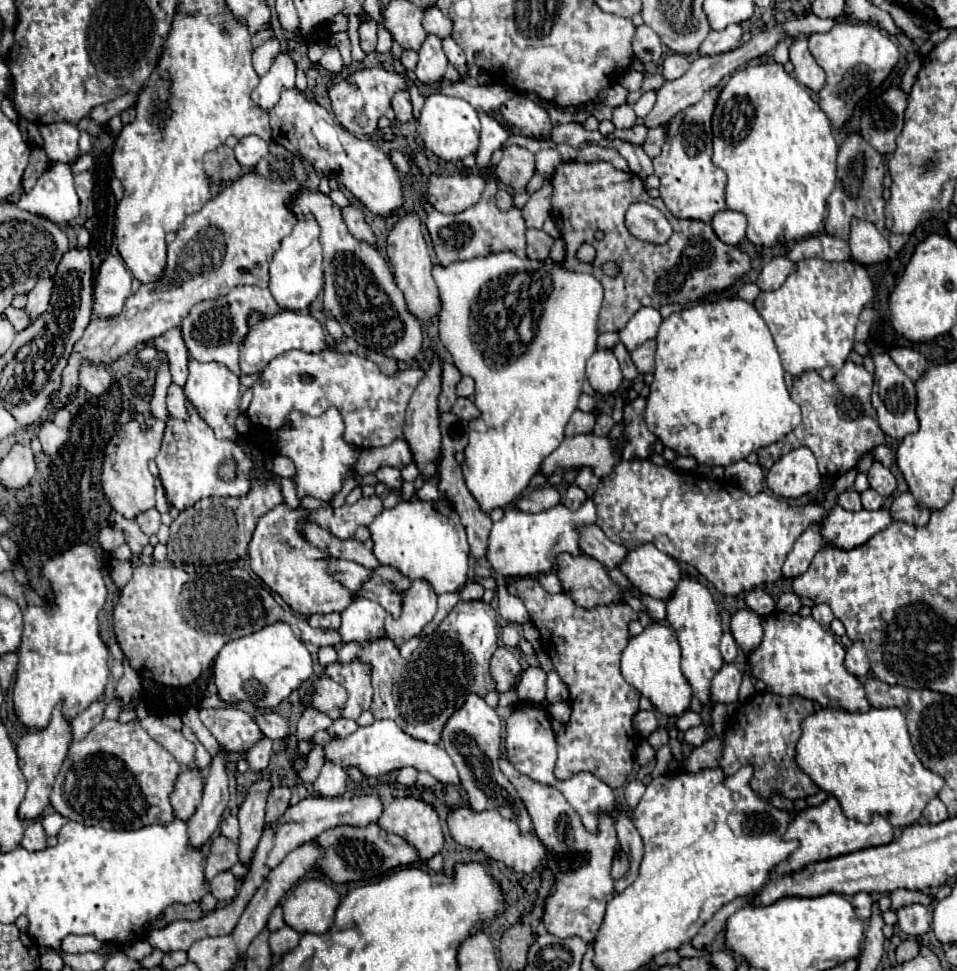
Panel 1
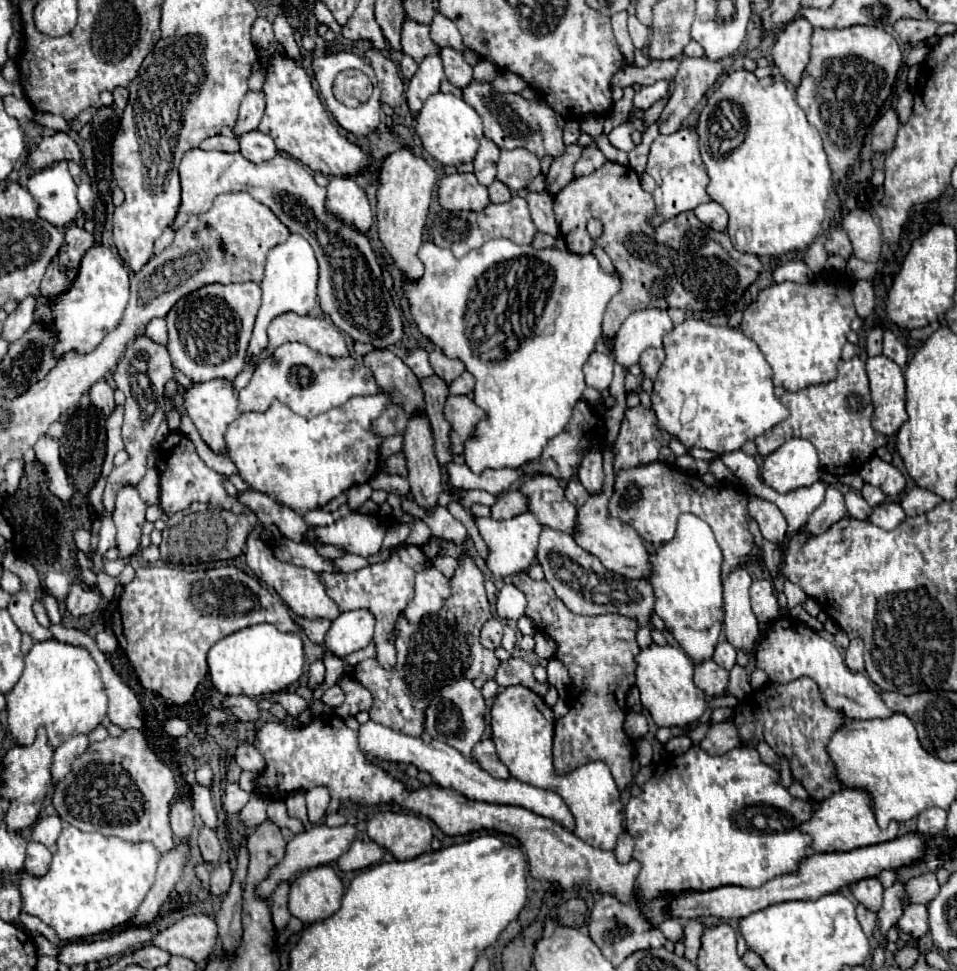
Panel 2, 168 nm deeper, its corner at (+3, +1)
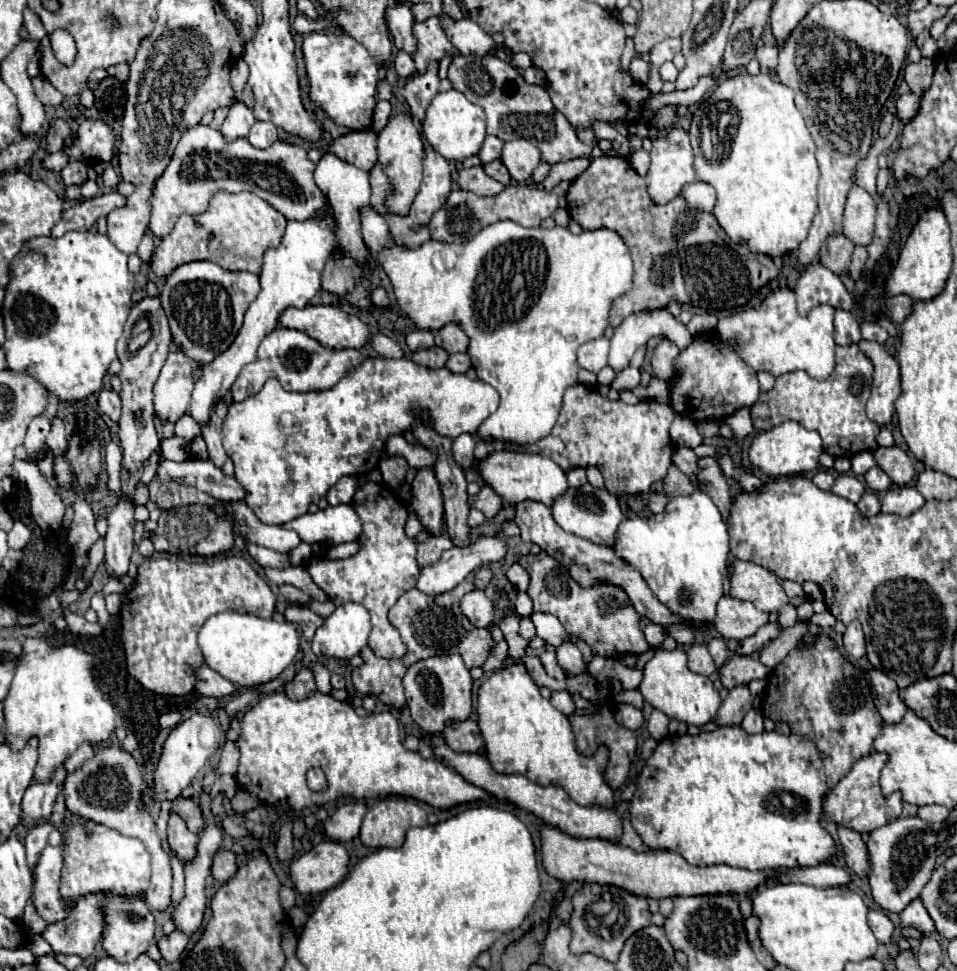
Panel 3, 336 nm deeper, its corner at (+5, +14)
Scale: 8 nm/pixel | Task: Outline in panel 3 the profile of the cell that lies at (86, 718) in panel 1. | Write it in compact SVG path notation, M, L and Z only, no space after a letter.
M60 765L60 769L52 771L52 777L48 777L48 781L38 783L34 781L26 793L24 793L24 801L22 801L22 819L26 823L38 823L46 817L50 817L52 813L52 805L56 803L56 797L60 793L60 785L66 779L66 767Z

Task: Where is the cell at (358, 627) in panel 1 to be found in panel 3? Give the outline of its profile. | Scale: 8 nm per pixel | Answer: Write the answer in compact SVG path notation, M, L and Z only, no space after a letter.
M344 603L324 619L312 639L316 655L350 659L358 655L370 635L370 613L356 603Z

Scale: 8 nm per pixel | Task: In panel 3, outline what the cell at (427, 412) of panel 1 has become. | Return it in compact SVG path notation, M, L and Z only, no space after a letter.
M420 467L412 481L412 503L414 511L428 533L438 533L444 523L444 505L440 485L436 481L432 467Z

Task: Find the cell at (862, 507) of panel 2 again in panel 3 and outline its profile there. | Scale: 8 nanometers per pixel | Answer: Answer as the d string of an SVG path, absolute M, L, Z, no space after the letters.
M866 491L864 497L860 497L860 501L858 501L856 505L858 505L858 509L860 509L864 515L868 515L868 517L880 513L880 501L878 501L876 493L872 493L872 491Z

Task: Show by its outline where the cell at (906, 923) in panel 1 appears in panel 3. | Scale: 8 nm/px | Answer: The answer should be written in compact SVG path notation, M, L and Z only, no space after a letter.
M914 899L914 901L908 903L908 907L900 913L900 923L904 927L914 927L914 929L918 929L922 933L934 931L934 921L930 919L930 915L924 909L920 899Z

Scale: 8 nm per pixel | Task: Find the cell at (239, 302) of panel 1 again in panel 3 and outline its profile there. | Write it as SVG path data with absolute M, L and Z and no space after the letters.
M192 261L178 267L166 279L166 285L160 293L160 303L170 321L174 343L198 365L208 365L232 345L242 327L244 313L256 299L258 291L258 275L248 271L224 271L212 261Z

